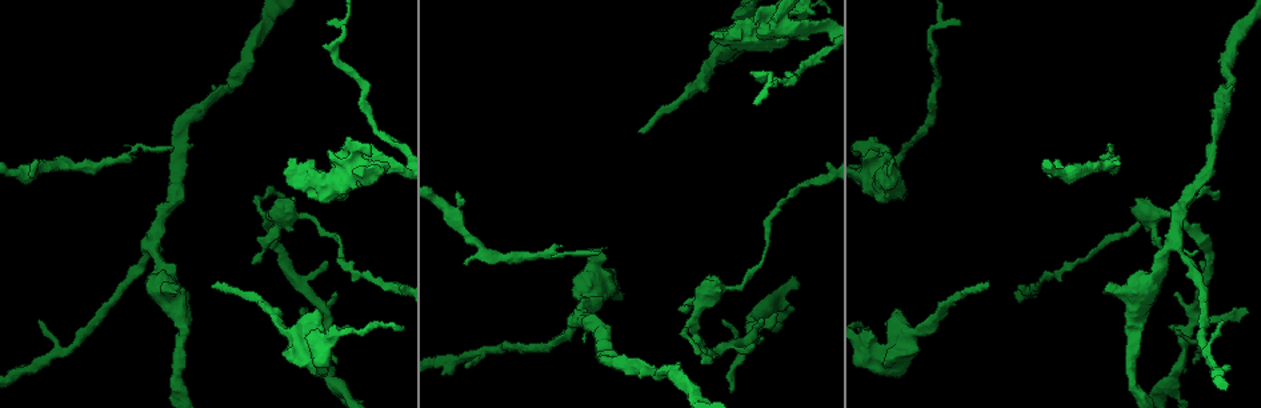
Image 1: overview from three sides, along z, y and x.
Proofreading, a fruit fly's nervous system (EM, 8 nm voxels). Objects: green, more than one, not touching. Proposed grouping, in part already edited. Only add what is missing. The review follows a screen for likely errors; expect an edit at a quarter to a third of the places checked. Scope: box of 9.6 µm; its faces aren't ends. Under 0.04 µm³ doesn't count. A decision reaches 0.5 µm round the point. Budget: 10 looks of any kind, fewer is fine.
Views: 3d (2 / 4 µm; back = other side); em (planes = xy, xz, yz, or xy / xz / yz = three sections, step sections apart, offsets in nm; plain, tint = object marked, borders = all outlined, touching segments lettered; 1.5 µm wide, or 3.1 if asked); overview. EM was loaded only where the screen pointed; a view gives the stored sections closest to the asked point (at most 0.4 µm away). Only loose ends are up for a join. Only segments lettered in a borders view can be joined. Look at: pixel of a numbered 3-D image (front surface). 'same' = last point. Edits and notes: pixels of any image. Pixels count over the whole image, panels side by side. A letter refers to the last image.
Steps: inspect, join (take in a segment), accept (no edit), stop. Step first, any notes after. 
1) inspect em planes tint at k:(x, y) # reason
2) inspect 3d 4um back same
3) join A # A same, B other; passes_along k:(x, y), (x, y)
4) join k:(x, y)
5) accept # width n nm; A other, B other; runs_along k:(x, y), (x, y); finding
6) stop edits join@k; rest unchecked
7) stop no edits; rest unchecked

inspect 3d 2um at 1:(729, 391) # branch stops here

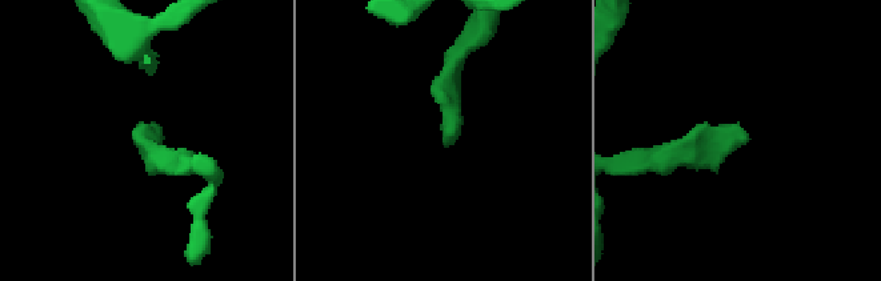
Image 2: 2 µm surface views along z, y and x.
inspect em planes borders at 2:(148, 139) # now the EM

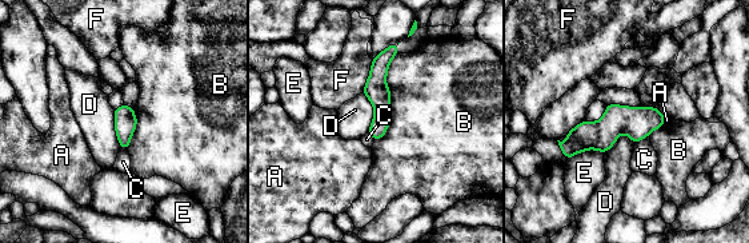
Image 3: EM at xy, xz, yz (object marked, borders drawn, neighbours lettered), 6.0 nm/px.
accept # width 130 nm; A other, B other, C other, D other, E other, F other; none of them fits

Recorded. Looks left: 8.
inspect em xy step 4 borders at 1:(874, 367) # thick end

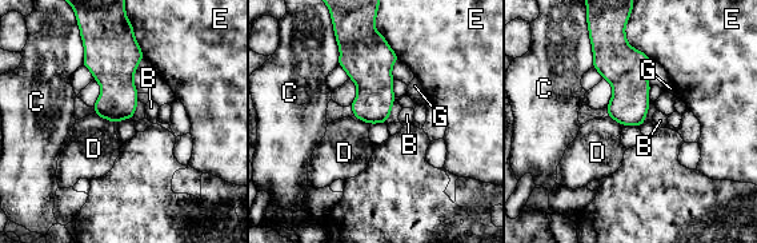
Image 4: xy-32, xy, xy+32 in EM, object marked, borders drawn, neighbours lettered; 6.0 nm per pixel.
inspect em planes borders same

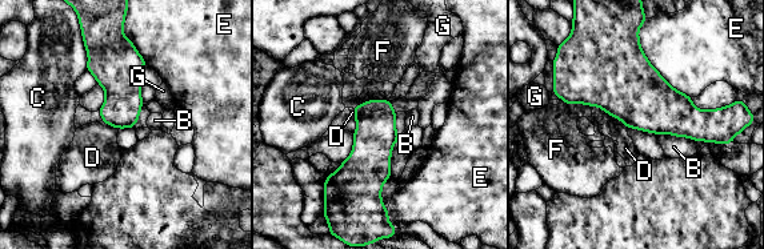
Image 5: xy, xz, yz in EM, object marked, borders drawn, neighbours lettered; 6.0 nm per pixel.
accept # width 240 nm; B other, C other, D other, E other, F other, G other; border 5:(103, 120), (119, 128); no lettered segment goes on from it

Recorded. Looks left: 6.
inspect em planes borders at 1:(1219, 200) # tapers out

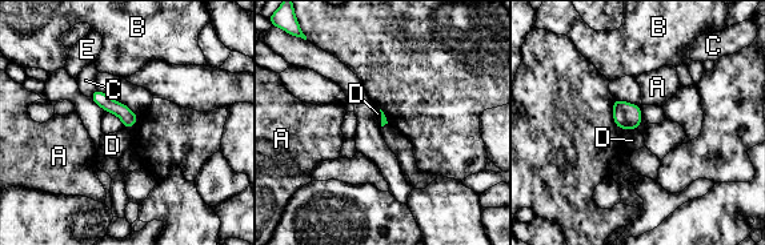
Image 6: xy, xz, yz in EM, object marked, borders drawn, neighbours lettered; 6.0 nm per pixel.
accept # A other, B other, C other, D other, E other; border 6:(623, 128), (636, 129); no lettered segment goes on from it

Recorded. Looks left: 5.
inspect em yz step 8 tint at 1:(960, 25) # an open end

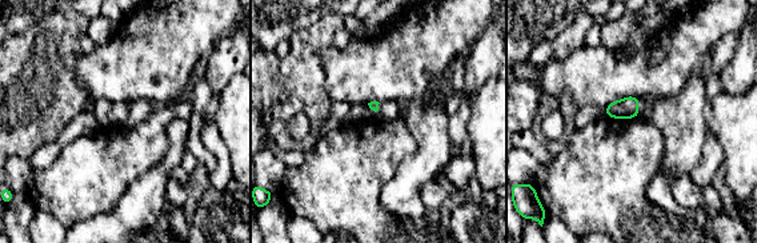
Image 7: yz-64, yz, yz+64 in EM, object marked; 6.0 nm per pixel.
inspect em planes tint same # another direction

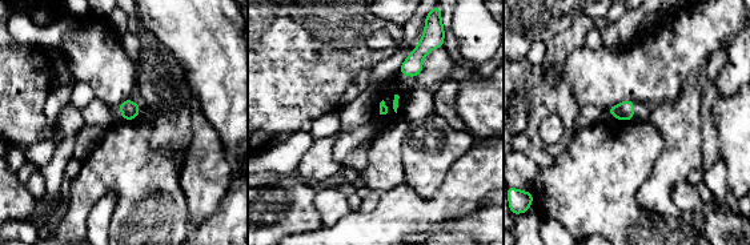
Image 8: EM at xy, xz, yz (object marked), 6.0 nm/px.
inspect em planes borders same

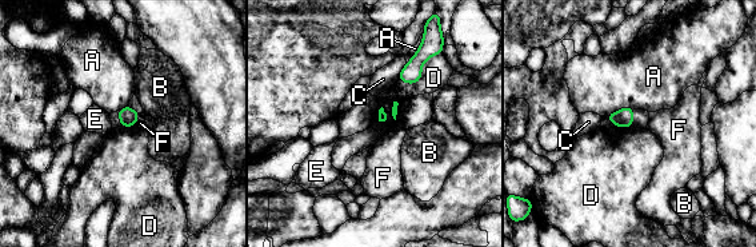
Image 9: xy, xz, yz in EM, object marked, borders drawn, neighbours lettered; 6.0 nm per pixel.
accept # A other, B other, C other, D other, E other, F other; no lettered segment goes on from it

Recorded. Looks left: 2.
stop no edits; rest unchecked

